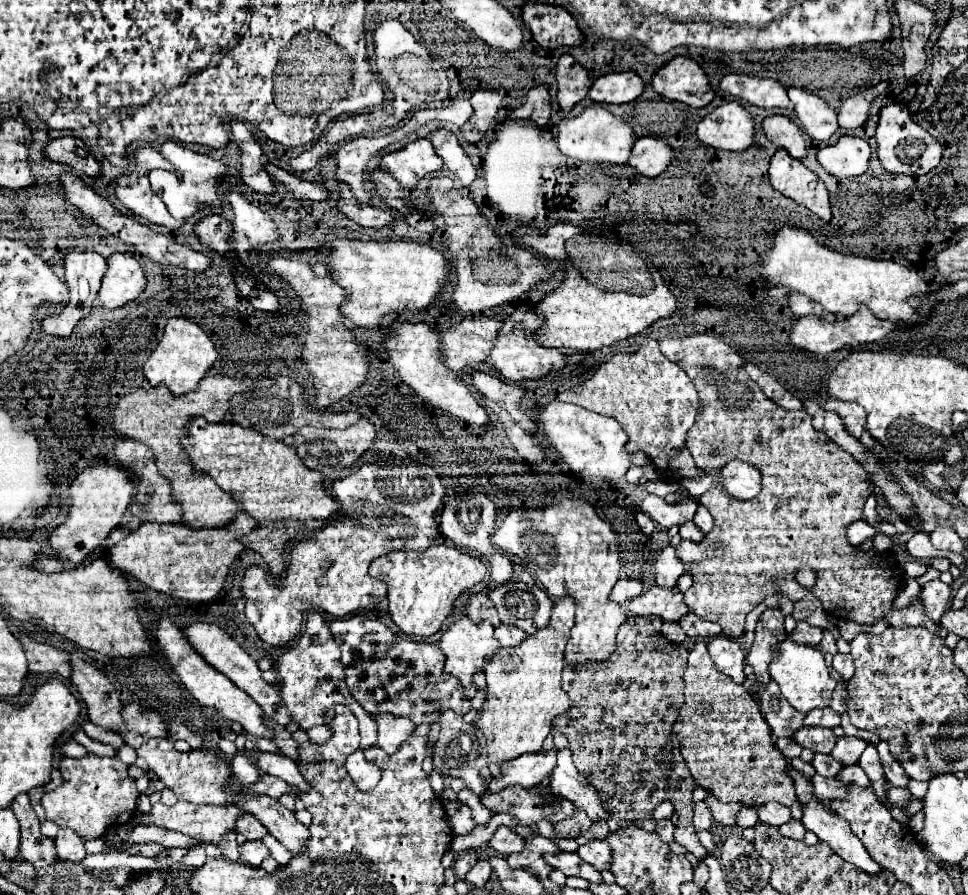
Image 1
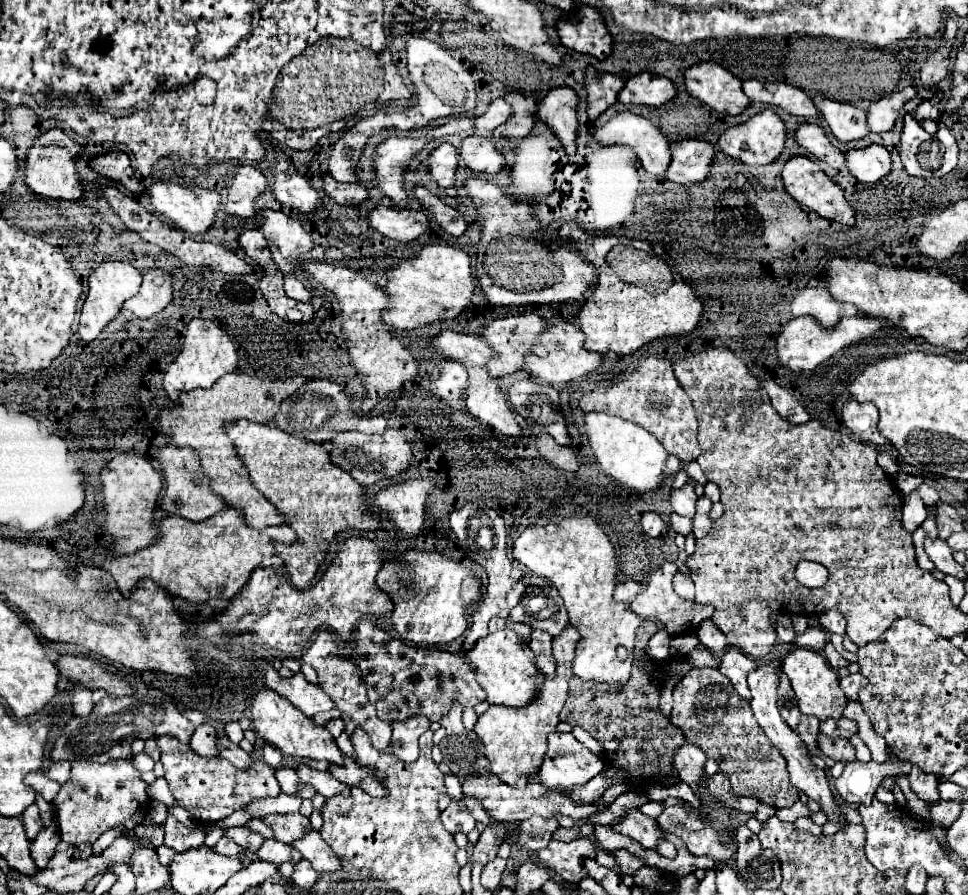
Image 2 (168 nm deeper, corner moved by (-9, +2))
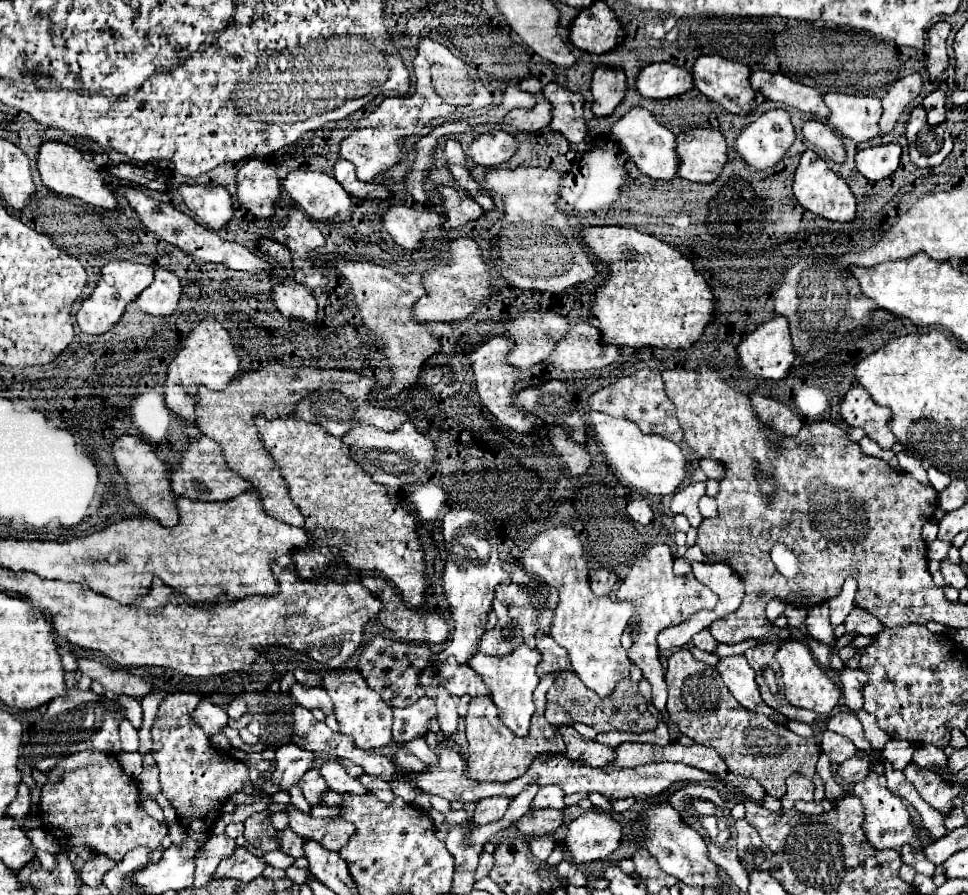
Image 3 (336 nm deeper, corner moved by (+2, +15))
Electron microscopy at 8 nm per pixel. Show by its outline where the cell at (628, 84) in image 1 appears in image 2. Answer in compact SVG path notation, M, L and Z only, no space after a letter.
M643 72L627 80L625 88L619 92L619 102L663 106L675 96L677 96L677 88L669 78Z

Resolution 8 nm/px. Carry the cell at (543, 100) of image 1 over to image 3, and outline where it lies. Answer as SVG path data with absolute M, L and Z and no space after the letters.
M548 83L544 87L544 97L552 105L552 121L550 129L562 133L574 151L586 151L590 149L584 141L586 137L586 123L584 123L584 111L582 101L584 97L580 93L572 93L566 87L558 83Z

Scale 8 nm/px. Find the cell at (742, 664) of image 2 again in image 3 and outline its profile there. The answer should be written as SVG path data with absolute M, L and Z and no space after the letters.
M736 655L736 657L724 657L720 659L720 663L716 665L718 673L722 675L726 687L730 689L730 693L734 695L734 699L756 713L770 713L770 709L764 705L764 699L760 697L758 685L754 681L754 671L748 665L744 655Z

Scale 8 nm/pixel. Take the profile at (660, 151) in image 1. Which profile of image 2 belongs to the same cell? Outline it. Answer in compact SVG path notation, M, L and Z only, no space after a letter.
M681 140L673 146L673 162L667 170L671 182L685 186L699 184L709 178L709 170L719 148L703 140Z

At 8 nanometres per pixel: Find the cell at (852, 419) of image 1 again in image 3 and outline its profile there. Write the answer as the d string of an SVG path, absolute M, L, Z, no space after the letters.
M860 385L852 387L844 395L840 403L840 415L850 427L864 429L866 435L884 449L890 449L896 443L896 437L886 425L886 421L890 419L890 411L876 405Z

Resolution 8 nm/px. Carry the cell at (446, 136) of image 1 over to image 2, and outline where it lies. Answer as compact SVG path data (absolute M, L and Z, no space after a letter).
M481 136L465 138L459 154L465 160L467 168L477 174L497 174L507 166L507 160L491 144L489 138L481 138Z

